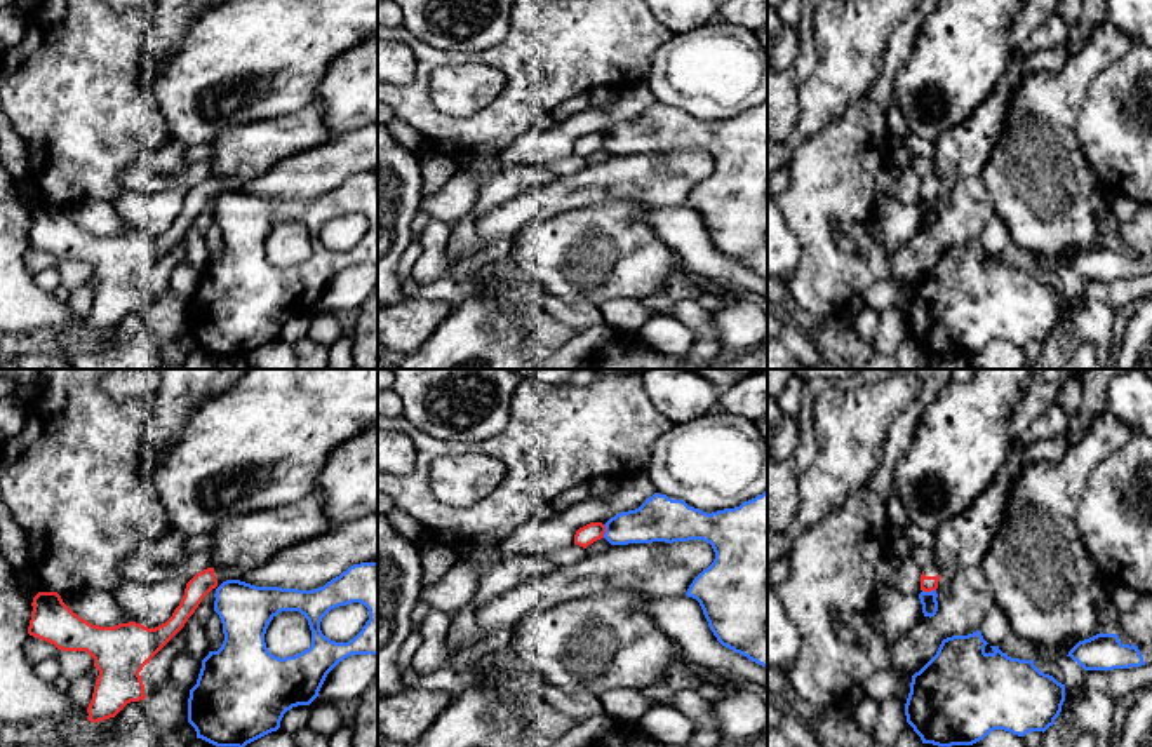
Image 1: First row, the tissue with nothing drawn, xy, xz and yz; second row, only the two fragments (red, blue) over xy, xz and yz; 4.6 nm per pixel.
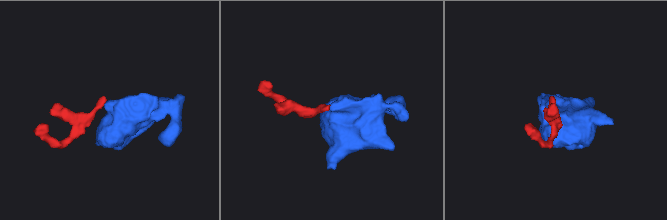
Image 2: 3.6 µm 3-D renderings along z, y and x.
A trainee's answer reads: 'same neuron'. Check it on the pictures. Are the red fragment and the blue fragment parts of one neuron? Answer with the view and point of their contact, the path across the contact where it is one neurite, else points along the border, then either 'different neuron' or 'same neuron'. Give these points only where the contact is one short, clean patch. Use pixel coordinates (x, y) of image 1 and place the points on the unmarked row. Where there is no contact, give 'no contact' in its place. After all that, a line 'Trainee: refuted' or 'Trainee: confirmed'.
meets red in xz at (604, 141); border along xz (602, 134), (604, 147); different neuron
Trainee: refuted

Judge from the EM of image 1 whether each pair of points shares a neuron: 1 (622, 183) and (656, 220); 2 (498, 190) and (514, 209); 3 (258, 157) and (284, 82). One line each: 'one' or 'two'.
1: two
2: two
3: two

